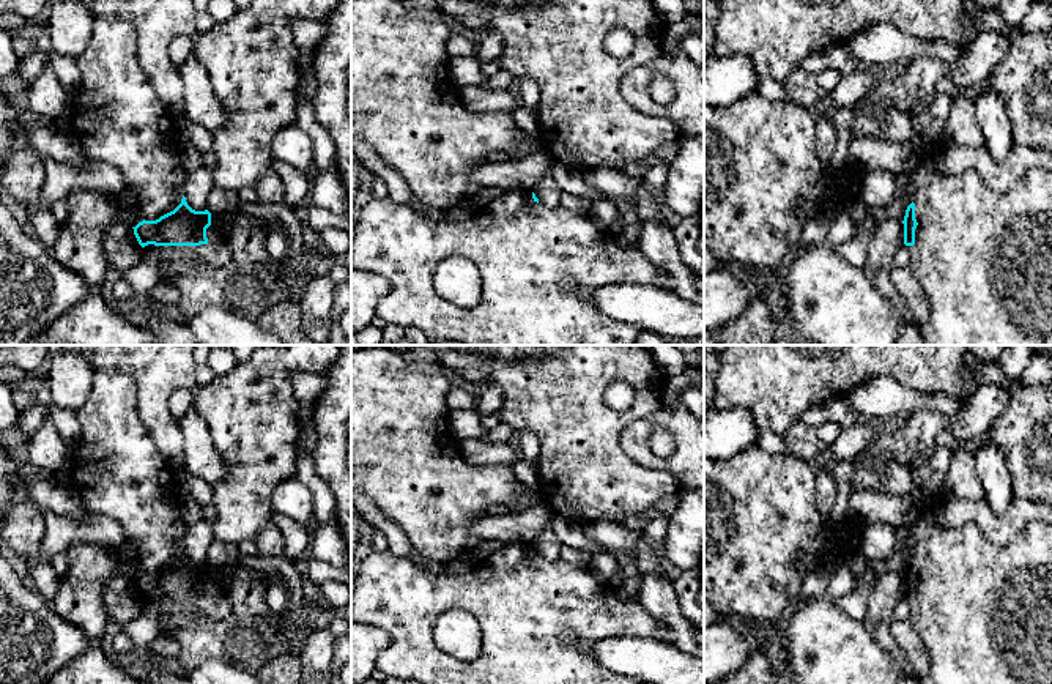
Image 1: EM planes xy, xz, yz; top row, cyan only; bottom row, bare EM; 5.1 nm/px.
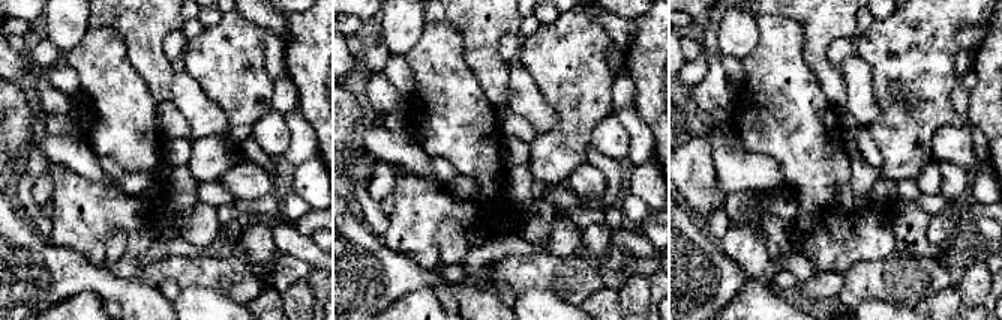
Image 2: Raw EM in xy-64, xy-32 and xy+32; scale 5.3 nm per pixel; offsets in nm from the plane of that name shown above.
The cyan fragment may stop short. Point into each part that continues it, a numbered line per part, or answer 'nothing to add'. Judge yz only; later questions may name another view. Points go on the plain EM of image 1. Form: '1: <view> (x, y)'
1: yz (985, 612)

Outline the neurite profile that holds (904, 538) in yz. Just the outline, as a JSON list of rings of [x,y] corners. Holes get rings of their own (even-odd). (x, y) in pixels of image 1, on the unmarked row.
[[[898,526],[895,530],[896,550],[907,561],[915,552],[915,537],[910,526]]]

